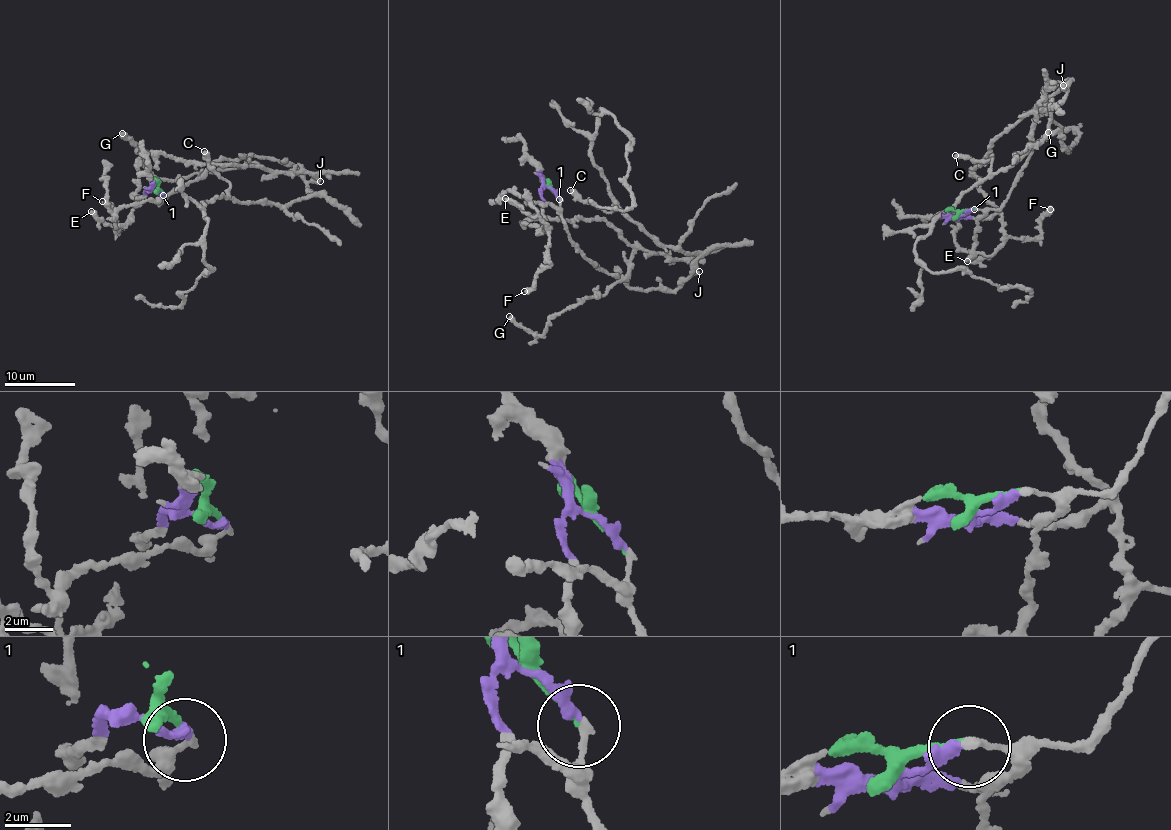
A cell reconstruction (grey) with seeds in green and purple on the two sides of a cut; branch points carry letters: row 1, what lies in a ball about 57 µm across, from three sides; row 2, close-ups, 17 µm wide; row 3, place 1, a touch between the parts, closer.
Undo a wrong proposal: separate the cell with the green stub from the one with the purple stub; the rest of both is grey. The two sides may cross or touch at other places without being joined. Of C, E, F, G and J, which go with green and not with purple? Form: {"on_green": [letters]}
{"on_green": ["C", "J"]}

